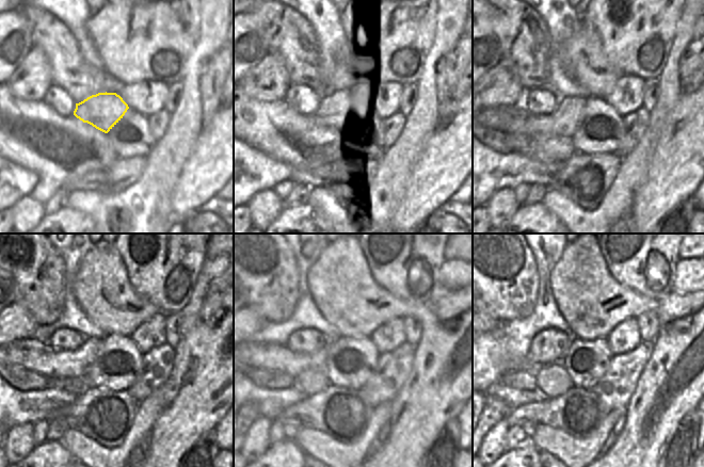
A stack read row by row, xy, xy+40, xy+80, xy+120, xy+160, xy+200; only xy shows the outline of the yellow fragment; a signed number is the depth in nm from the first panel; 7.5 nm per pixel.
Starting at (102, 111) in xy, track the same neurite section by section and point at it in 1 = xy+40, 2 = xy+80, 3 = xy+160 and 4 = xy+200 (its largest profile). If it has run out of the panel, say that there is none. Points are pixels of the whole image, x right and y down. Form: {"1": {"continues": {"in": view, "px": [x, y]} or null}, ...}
{"1": {"continues": {"in": "xy+40", "px": [334, 109]}}, "2": {"continues": {"in": "xy+80", "px": [562, 122]}}, "3": {"continues": {"in": "xy+160", "px": [255, 355]}}, "4": {"continues": {"in": "xy+200", "px": [494, 360]}}}

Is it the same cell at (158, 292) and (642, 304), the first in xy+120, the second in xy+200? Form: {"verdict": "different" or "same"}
{"verdict": "different"}

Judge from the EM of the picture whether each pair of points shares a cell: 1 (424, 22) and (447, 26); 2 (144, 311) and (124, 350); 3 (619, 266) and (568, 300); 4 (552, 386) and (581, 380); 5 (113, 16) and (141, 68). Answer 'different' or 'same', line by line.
1: different
2: different
3: different
4: different
5: same

